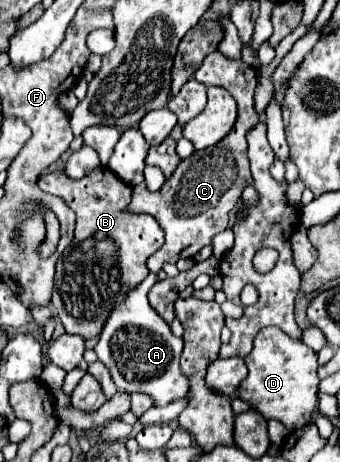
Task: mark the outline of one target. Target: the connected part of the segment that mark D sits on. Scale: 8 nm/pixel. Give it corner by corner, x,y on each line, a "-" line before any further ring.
271,326
263,328
251,354
245,358
249,376
240,384
240,398
253,404
267,420
275,418
283,422
289,430
297,430
311,422
311,412
317,406
319,376
317,376
317,354
299,340
289,338
283,330

